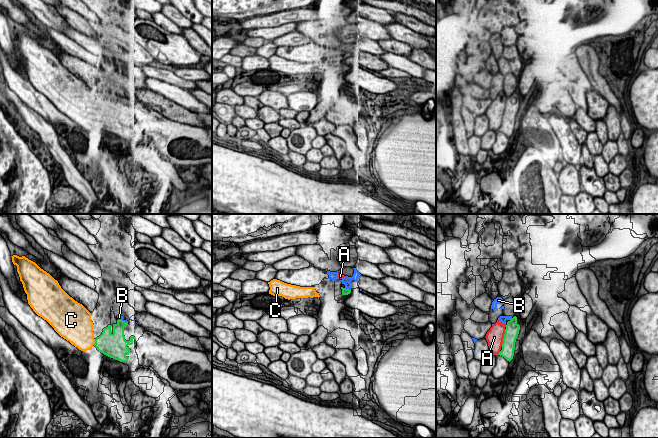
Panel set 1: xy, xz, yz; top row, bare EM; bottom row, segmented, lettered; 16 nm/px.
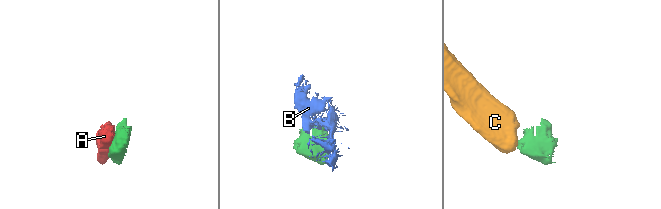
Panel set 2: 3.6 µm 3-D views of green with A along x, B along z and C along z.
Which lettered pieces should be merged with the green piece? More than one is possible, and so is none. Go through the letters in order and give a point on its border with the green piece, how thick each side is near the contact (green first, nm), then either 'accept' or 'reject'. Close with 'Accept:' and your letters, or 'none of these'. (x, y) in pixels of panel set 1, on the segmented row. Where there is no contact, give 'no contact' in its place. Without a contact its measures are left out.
A: yz (503, 338) | 220/280 nm | reject
B: xy (123, 321) | 190/60 nm | reject
C: xy (95, 342) | 360/380 nm | accept
Accept: C

